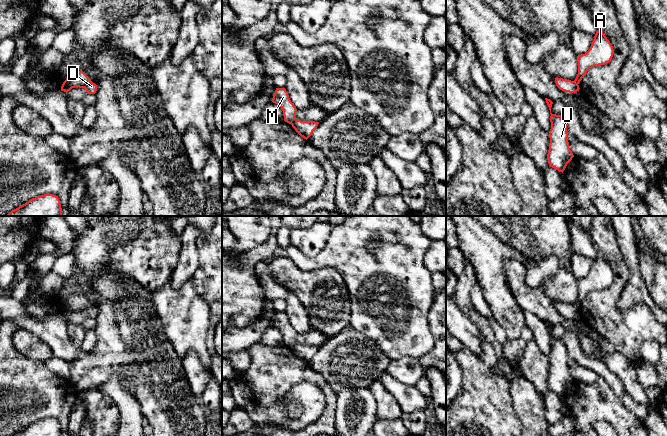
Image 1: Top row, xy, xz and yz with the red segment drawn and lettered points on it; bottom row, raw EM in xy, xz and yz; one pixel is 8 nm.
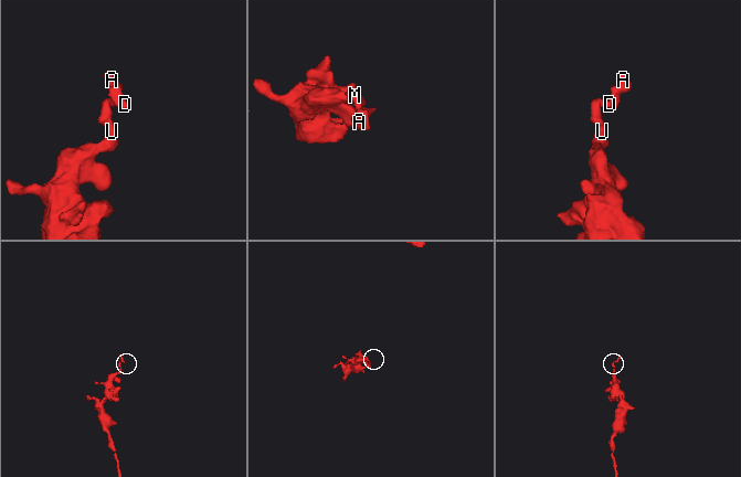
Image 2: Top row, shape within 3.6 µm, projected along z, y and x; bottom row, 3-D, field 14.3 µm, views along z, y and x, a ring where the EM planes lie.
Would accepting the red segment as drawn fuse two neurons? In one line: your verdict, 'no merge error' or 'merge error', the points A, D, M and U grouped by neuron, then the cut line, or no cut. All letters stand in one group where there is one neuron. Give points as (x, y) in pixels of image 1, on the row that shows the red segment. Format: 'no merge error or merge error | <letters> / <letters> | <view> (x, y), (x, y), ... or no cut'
merge error | A D / M U | xy (65, 80), (72, 87)

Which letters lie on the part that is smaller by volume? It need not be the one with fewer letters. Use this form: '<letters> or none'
A, D

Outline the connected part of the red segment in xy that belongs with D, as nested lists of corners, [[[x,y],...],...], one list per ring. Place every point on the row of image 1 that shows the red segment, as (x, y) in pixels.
[[[73,70],[65,80],[72,88],[84,88],[87,94],[95,94],[97,85],[83,71]]]

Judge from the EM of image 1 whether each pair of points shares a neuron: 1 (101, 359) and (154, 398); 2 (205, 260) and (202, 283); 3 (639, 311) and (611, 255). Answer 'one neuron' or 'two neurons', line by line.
1: one neuron
2: one neuron
3: one neuron

